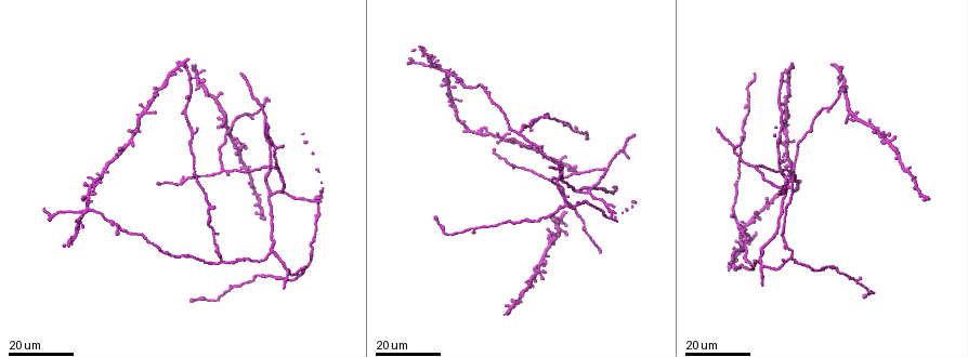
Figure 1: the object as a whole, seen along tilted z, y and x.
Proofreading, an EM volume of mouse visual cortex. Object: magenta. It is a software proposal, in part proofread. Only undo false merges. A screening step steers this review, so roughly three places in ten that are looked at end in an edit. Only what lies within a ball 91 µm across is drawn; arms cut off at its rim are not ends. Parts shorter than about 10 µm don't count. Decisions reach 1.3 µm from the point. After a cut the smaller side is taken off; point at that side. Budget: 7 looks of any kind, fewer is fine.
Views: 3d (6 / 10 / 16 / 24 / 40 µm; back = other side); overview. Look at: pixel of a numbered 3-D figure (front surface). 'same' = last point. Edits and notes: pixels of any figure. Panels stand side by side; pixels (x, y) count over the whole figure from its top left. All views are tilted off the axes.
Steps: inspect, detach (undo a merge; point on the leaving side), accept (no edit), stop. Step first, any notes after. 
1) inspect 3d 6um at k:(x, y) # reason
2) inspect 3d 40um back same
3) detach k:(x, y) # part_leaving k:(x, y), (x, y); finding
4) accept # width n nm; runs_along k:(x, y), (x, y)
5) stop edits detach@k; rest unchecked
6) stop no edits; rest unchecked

inspect 3d 24um at 1:(278, 170)

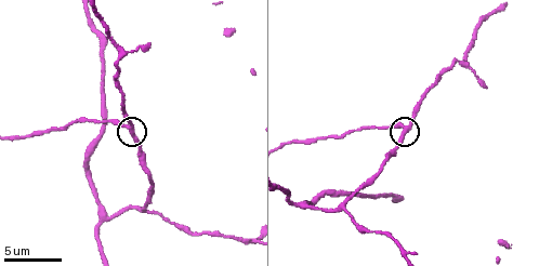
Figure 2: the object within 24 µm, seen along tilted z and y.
inspect 3d 10um at 2:(407, 129)

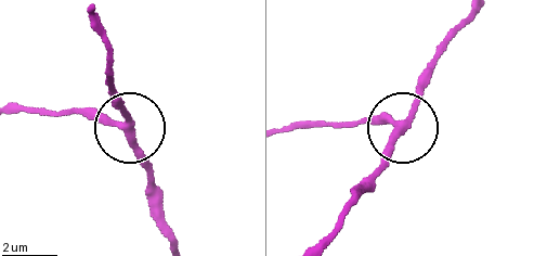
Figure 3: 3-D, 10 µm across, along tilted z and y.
accept # arms 3; runs_along 3:(171, 242), (164, 206), (112, 101), (111, 82); one cell here

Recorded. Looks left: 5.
inspect 3d 16um at 2:(341, 204) # a fork

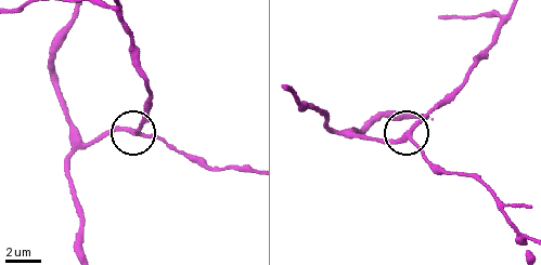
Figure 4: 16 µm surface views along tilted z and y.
inspect 3d 16um back at 4:(408, 135)

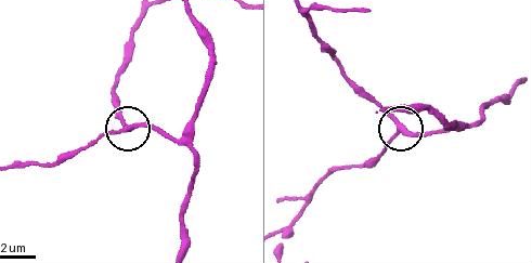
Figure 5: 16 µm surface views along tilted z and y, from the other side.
accept # side_arm 39 um; runs_along 5:(518, 82), (480, 106), (479, 122), (399, 130), (379, 160); continuous, no second cell

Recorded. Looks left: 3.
inspect 3d 24um at 1:(84, 214) # three-way junction

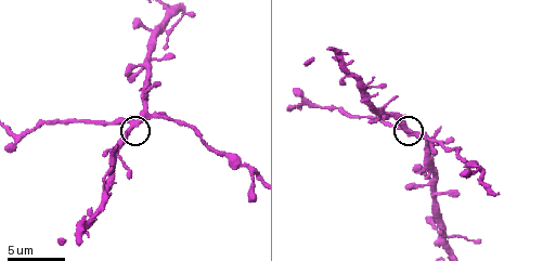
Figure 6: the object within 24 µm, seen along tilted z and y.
inspect 3d 10um at 6:(130, 125)

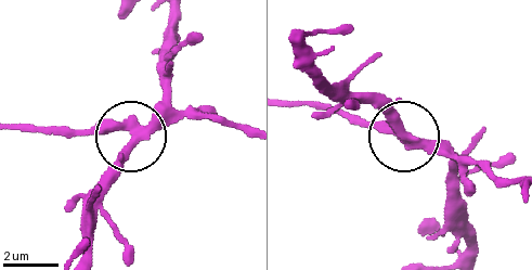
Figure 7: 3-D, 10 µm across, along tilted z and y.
accept # runs_along 7:(522, 180), (493, 180), (481, 168), (355, 124), (339, 111); one cell here

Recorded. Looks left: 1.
stop no edits; rest unchecked

